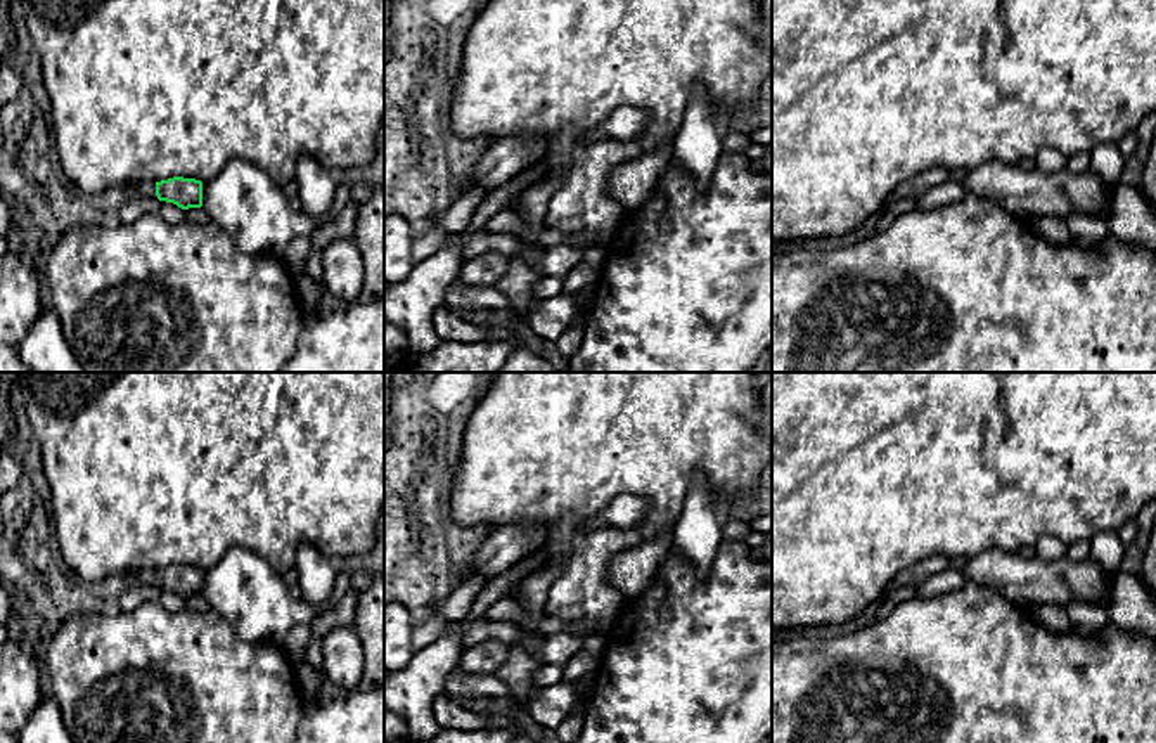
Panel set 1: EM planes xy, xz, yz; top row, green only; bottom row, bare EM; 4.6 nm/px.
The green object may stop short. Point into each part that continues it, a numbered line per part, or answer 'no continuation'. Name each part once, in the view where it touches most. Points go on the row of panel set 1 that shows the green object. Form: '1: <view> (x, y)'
1: xy (144, 187)

